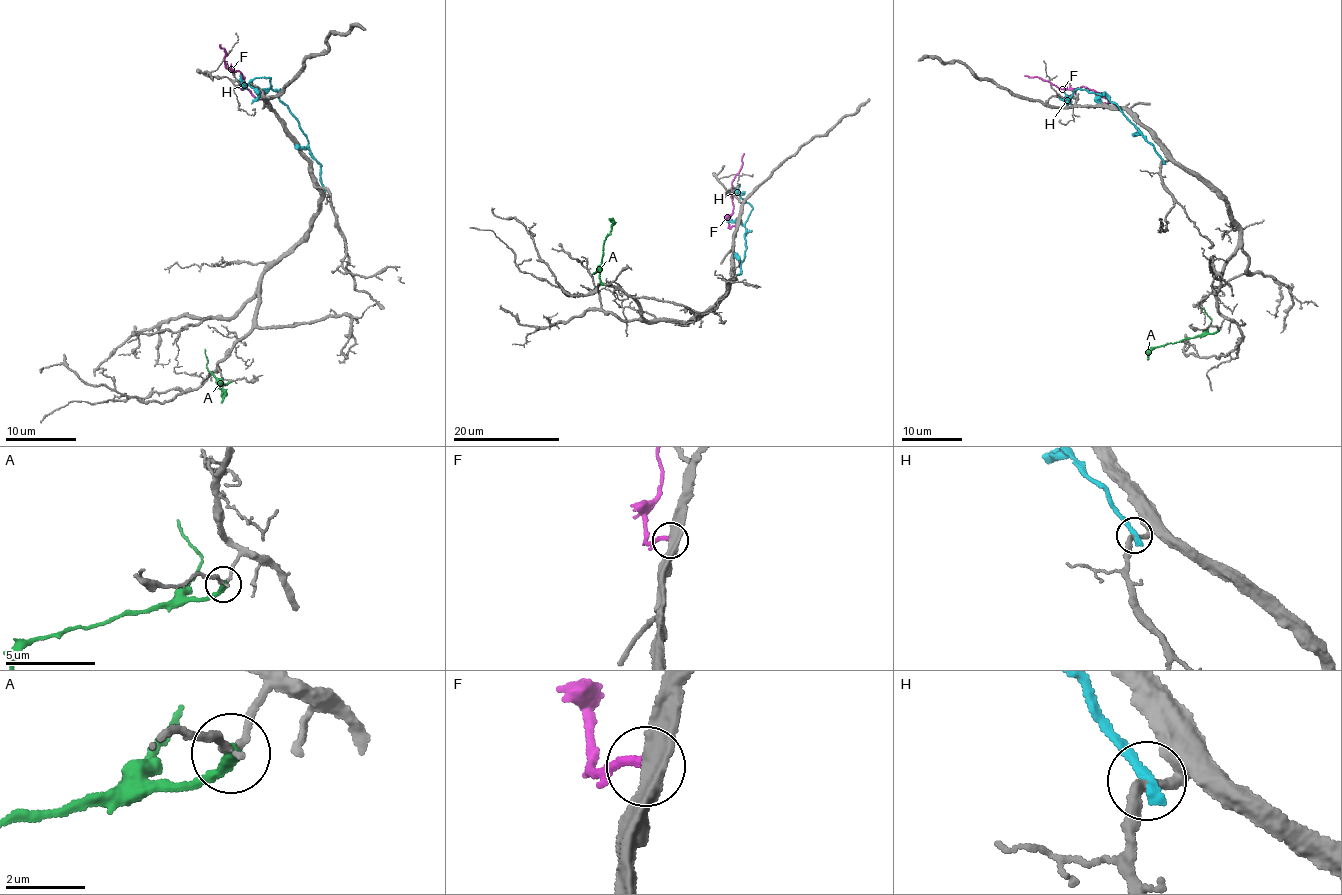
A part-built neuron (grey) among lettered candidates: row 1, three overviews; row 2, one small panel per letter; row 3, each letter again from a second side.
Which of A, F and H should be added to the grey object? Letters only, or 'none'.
none

